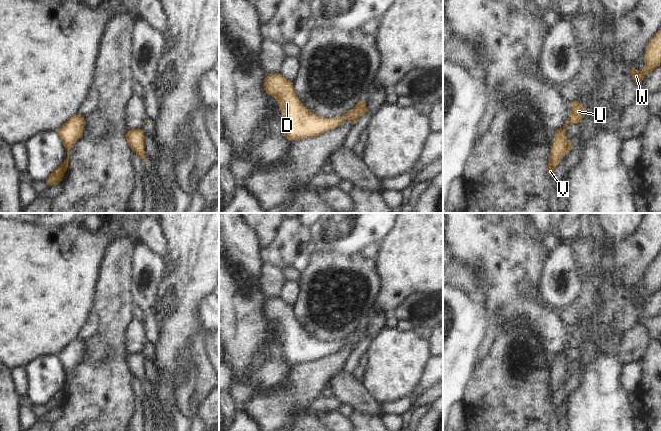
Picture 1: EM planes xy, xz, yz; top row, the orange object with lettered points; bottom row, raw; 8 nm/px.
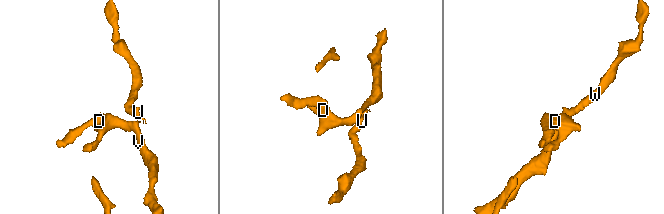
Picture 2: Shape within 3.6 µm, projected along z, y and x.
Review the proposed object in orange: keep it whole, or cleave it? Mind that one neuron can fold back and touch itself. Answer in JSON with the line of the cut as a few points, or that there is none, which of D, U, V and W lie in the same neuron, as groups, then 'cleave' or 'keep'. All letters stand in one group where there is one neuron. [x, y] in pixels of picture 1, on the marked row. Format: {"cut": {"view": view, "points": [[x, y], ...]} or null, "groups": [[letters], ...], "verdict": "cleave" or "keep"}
{"cut": {"view": "yz", "points": [[562, 130], [565, 131]]}, "groups": [["D", "V"], ["U", "W"]], "verdict": "cleave"}

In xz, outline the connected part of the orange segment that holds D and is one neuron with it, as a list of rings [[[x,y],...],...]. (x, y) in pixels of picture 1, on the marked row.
[[[280,73],[268,74],[264,79],[264,90],[280,105],[283,115],[284,136],[291,140],[312,138],[342,125],[347,119],[354,124],[365,113],[366,102],[358,101],[355,107],[337,118],[325,118],[310,112],[298,99],[291,81]]]

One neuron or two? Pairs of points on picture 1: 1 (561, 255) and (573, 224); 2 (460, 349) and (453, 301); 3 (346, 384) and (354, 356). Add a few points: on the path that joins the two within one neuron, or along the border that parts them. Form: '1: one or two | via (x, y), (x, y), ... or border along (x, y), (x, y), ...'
1: two | border along (560, 242), (564, 243)
2: one | via (456, 337), (455, 313)
3: two | border along (342, 369), (351, 373)

